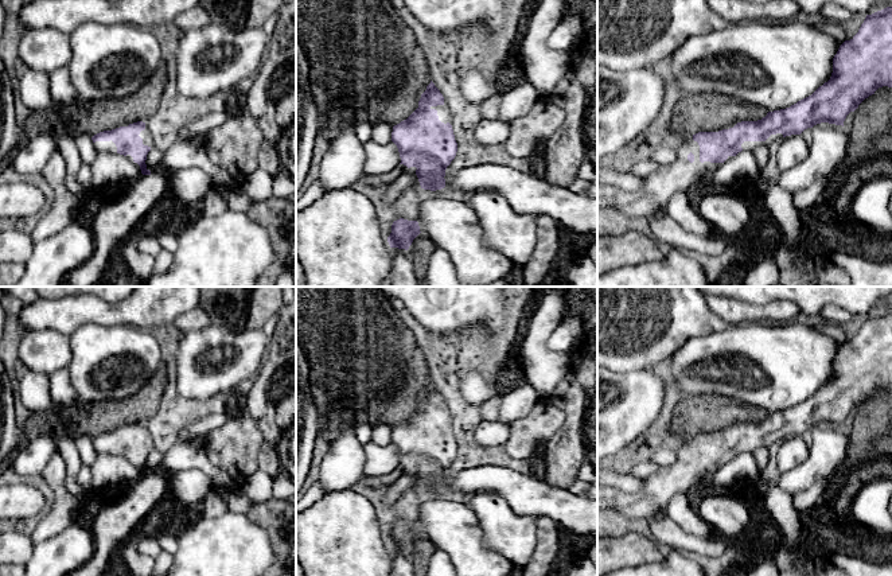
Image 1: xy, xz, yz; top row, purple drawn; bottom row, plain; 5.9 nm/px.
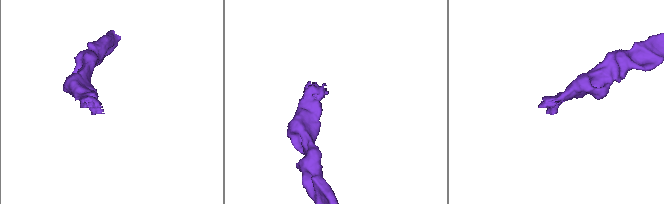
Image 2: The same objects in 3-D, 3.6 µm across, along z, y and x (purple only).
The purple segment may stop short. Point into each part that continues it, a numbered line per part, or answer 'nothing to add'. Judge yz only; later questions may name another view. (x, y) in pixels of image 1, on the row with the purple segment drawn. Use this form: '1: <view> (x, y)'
1: yz (658, 187)

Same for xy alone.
1: xy (105, 147)

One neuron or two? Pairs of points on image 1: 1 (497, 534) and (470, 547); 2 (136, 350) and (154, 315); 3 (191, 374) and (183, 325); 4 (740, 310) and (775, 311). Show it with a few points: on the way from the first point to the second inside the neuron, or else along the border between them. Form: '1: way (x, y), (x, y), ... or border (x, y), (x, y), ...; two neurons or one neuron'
1: border (472, 512), (483, 532), (485, 541), (509, 561); two neurons
2: border (115, 325), (132, 325), (147, 330); two neurons
3: border (210, 323), (183, 334); two neurons
4: way (748, 312), (767, 312); one neuron

